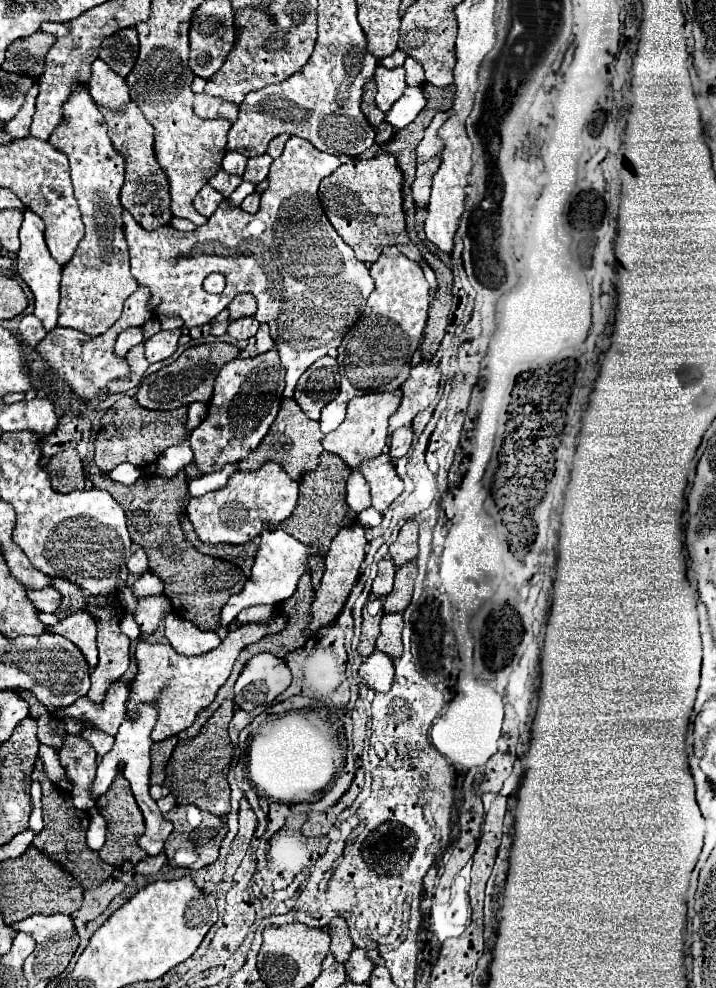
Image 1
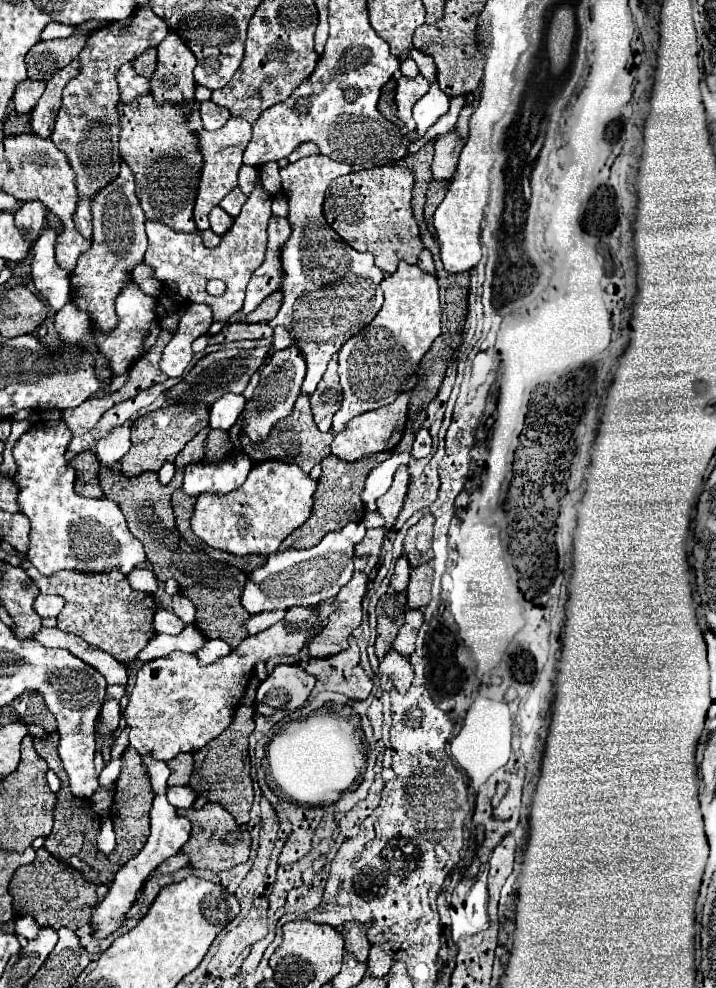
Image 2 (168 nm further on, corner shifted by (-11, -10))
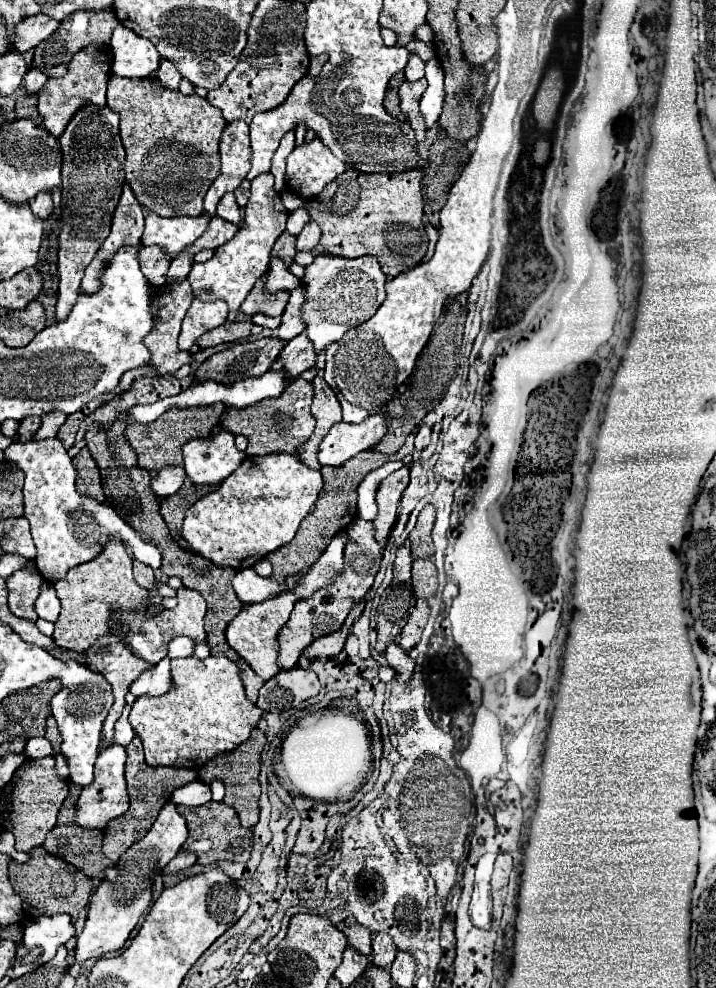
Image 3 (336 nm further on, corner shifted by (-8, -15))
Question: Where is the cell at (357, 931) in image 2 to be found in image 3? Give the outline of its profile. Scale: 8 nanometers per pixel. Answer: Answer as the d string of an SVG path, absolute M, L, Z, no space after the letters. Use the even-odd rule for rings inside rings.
M354 917L342 921L342 923L338 925L338 929L348 937L348 945L350 945L350 947L354 947L358 953L362 953L362 955L366 955L366 957L370 955L370 951L372 951L372 947L370 947L372 935L370 935L370 931L368 931L366 927L362 927Z

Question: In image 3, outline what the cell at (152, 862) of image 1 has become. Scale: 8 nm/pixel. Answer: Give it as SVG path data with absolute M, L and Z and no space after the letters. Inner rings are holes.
M180 851L180 855L176 855L176 859L172 859L172 863L168 863L164 867L164 873L178 873L186 867L192 867L196 863L196 855L194 853L186 853L186 851Z

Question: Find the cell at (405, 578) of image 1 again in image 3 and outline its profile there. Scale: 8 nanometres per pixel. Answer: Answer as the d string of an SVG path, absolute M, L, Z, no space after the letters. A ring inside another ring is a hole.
M416 559L412 567L412 589L418 599L430 599L438 589L436 567L432 559Z

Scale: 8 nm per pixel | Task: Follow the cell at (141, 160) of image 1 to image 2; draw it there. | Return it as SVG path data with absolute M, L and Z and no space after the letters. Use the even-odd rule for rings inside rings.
M151 94L135 98L131 104L119 102L121 116L119 150L123 162L133 170L137 184L137 198L149 220L161 220L175 230L197 230L193 220L193 206L199 190L199 170L203 156L199 154L199 132L203 122L199 118L199 102L193 102L189 112L177 104L159 104Z

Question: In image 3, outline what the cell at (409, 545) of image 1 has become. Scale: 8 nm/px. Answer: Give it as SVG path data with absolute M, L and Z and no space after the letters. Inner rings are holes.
M426 505L416 521L416 527L410 531L408 541L410 541L410 551L412 551L412 559L430 559L432 551L434 551L434 543L432 543L432 525L434 525L434 517L436 511L432 505Z

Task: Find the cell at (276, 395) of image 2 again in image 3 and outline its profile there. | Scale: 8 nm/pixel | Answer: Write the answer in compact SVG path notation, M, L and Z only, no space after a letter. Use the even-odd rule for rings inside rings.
M304 331L296 339L286 343L286 347L280 353L280 361L284 365L286 377L290 377L290 379L296 379L298 375L302 375L304 371L314 367L314 363L316 363L314 345L308 341Z

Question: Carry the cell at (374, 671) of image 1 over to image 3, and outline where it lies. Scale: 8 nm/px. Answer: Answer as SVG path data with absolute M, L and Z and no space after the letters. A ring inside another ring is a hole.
M392 643L392 645L388 645L384 657L386 657L388 665L394 667L396 681L398 683L408 683L410 677L412 677L412 673L414 673L414 667L416 667L416 663L408 657L408 653L402 651L396 643Z

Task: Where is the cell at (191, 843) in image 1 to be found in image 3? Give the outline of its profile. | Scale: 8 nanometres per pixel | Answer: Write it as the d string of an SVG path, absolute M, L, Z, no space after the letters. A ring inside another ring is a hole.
M208 801L200 807L176 807L178 813L188 823L188 839L184 843L184 851L192 851L198 855L200 865L230 861L230 863L244 863L252 851L252 831L240 827L238 815L232 807L216 801Z

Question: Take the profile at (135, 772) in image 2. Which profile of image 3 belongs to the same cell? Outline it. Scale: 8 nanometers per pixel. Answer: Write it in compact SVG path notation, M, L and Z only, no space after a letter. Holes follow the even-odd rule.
M138 737L132 739L132 743L126 747L128 759L126 759L126 783L128 783L128 795L130 795L130 809L112 819L106 829L104 829L104 855L116 863L120 859L120 855L132 847L136 841L140 841L150 825L156 821L160 805L164 805L166 801L170 801L170 795L174 789L182 787L184 783L190 783L196 779L196 771L194 769L184 769L184 767L148 767L144 763L144 753L142 753L142 743Z

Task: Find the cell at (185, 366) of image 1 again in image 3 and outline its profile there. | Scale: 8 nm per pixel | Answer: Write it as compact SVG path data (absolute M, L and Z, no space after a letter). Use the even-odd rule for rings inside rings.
M276 337L238 343L208 357L194 373L194 379L196 383L216 381L222 385L232 385L236 381L260 377L270 369L282 347L284 341L278 341Z

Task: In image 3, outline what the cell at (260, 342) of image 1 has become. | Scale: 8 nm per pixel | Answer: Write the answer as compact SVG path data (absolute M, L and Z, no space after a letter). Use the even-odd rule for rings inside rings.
M298 287L290 299L288 299L288 305L284 309L284 315L282 315L282 323L276 331L276 337L284 343L288 343L290 339L294 339L296 335L300 335L304 331L304 323L300 319L300 305L304 301L304 289Z

